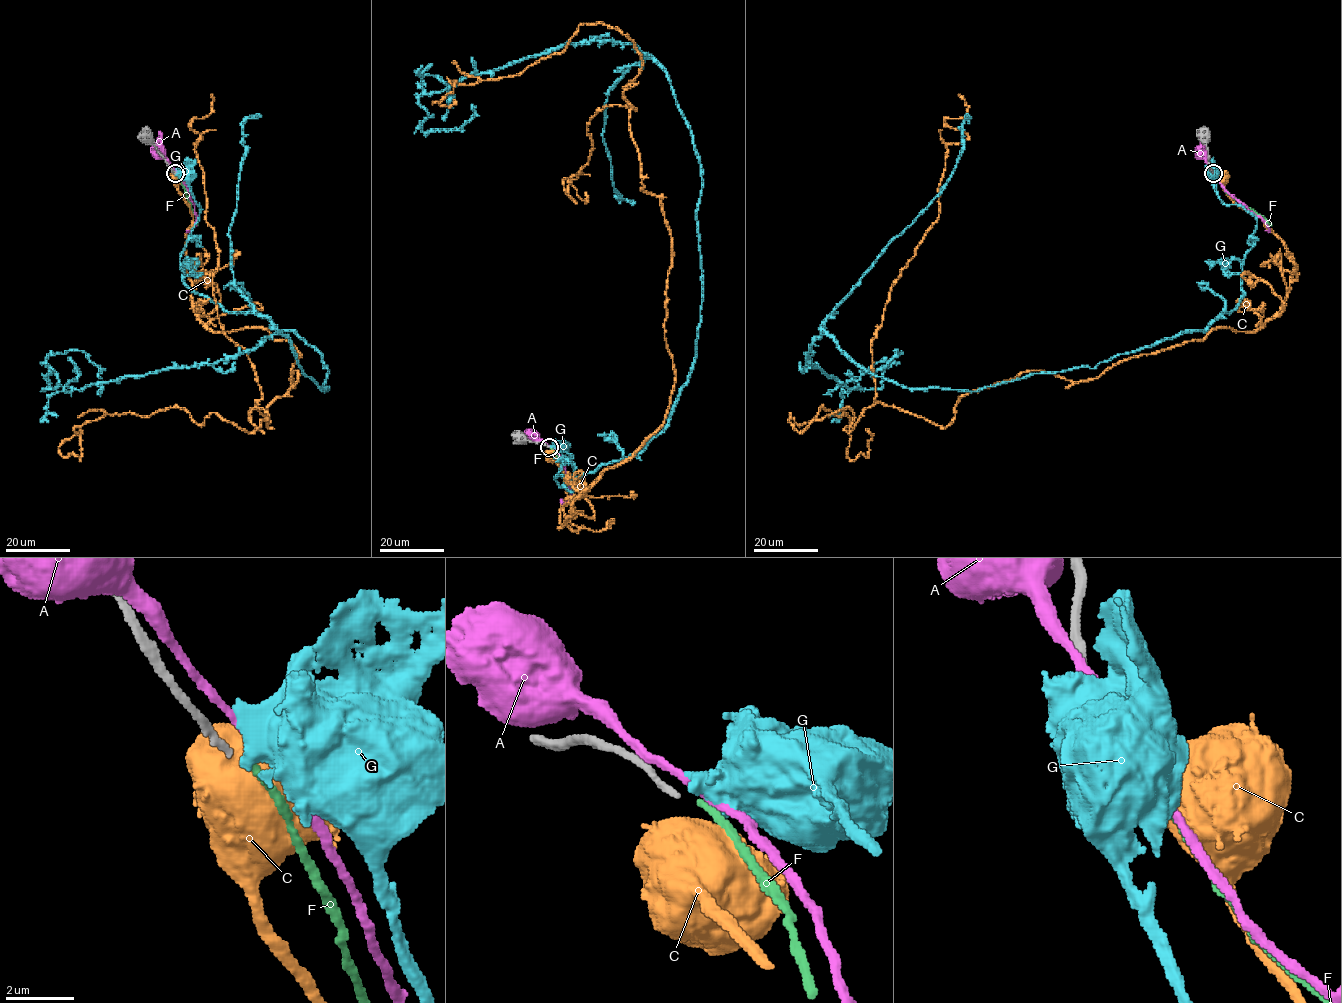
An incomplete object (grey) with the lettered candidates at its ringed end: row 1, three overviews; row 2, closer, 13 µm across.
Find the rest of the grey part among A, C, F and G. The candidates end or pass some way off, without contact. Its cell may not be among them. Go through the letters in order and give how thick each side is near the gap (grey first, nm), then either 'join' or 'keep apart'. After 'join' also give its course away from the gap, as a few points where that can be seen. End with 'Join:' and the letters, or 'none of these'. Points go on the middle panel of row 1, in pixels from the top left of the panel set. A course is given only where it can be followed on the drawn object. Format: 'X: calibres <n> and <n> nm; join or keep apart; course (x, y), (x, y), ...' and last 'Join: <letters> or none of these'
A: calibres 200 and 240 nm; keep apart
C: calibres 200 and 900 nm; keep apart
F: calibres 200 and 200 nm; keep apart
G: calibres 200 and 600 nm; keep apart
Join: none of these

